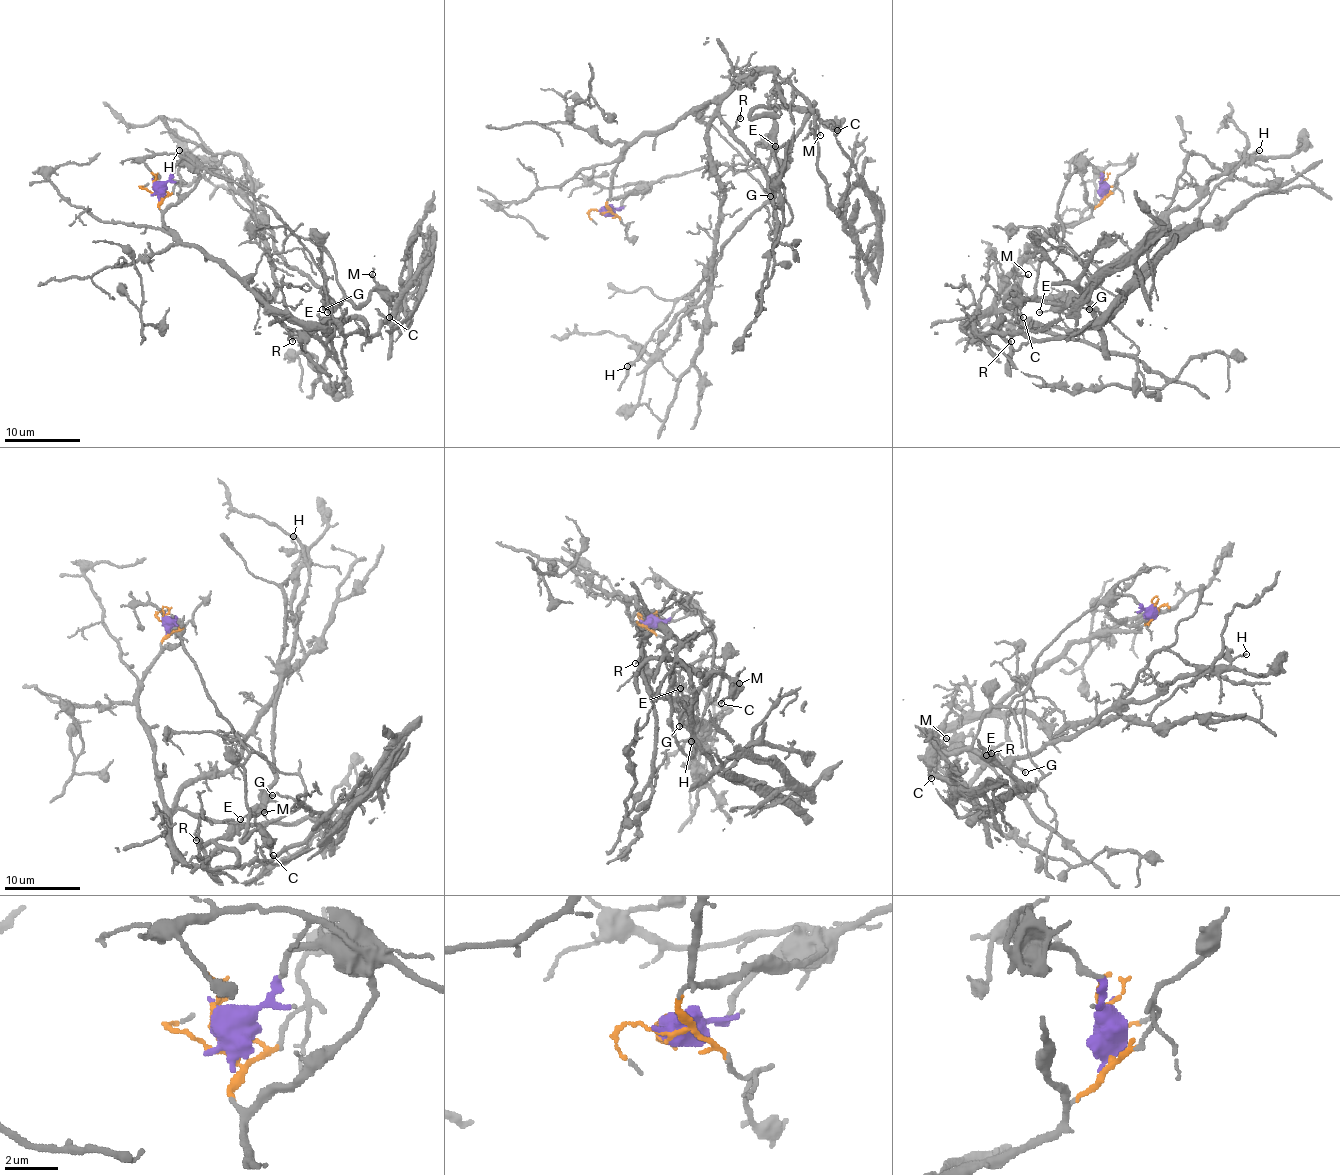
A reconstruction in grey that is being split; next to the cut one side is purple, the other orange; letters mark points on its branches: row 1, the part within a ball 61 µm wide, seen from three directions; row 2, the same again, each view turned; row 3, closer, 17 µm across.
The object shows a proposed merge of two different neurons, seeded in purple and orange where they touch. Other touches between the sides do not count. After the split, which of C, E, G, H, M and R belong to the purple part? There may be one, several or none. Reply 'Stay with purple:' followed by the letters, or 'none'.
Stay with purple: C, E, G, H, M

